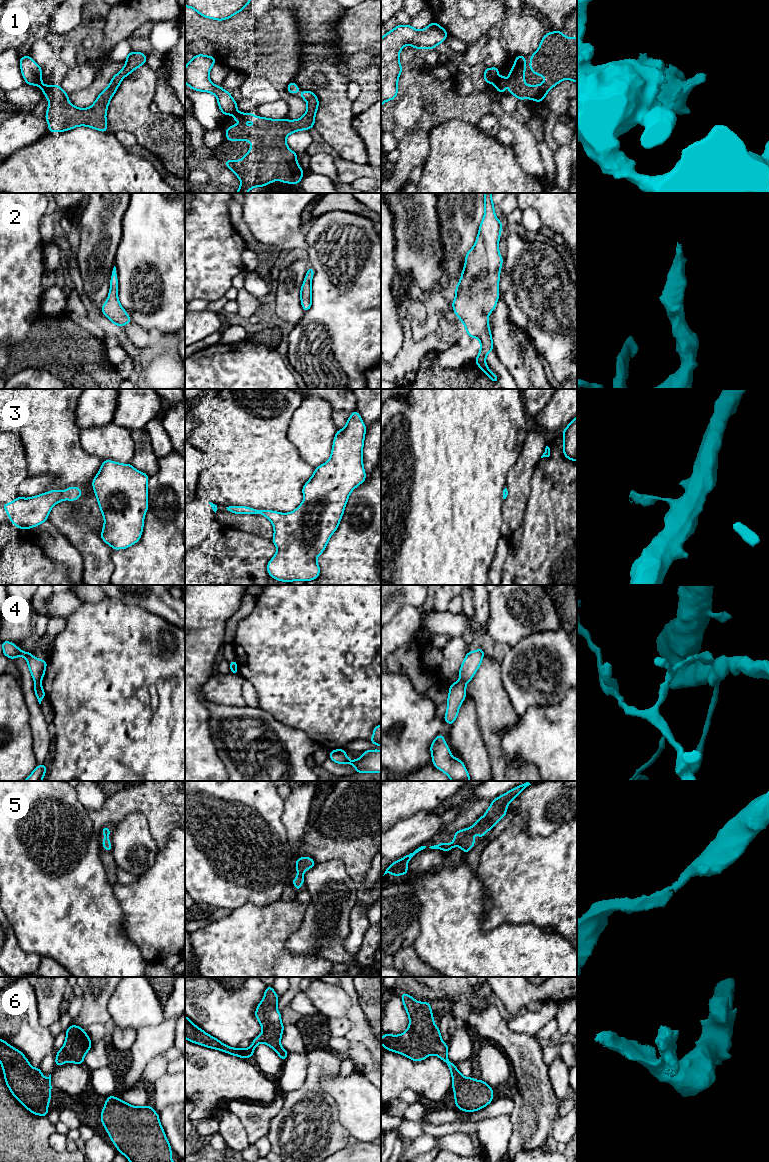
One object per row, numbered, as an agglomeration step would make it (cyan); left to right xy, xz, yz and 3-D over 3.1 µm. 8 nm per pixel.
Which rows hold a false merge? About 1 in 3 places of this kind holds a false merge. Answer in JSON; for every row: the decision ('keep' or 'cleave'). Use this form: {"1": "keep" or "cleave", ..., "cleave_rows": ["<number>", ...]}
{"1": "cleave", "2": "keep", "3": "keep", "4": "cleave", "5": "keep", "6": "keep", "cleave_rows": ["1", "4"]}

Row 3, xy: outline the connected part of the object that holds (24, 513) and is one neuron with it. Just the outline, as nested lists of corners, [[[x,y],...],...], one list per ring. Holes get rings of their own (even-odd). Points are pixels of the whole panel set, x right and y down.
[[[72,486],[64,491],[52,489],[30,498],[18,496],[11,503],[2,505],[9,515],[9,520],[20,529],[29,529],[42,524],[48,520],[48,515],[52,507],[66,500],[75,501],[82,495],[82,490]]]

